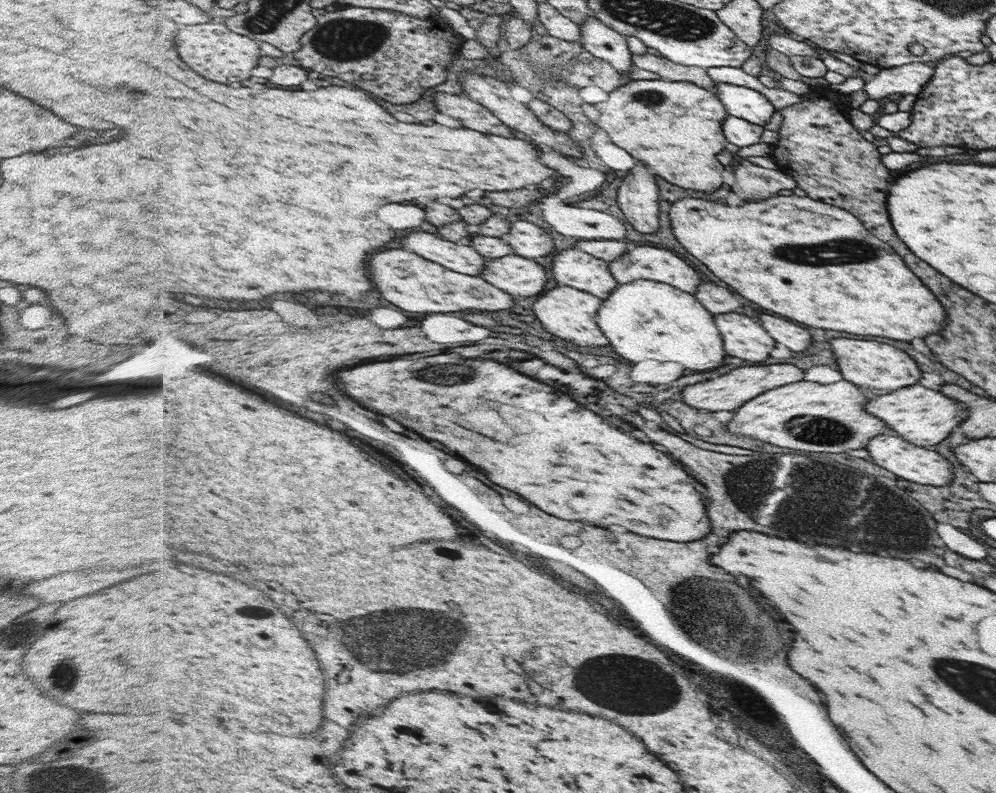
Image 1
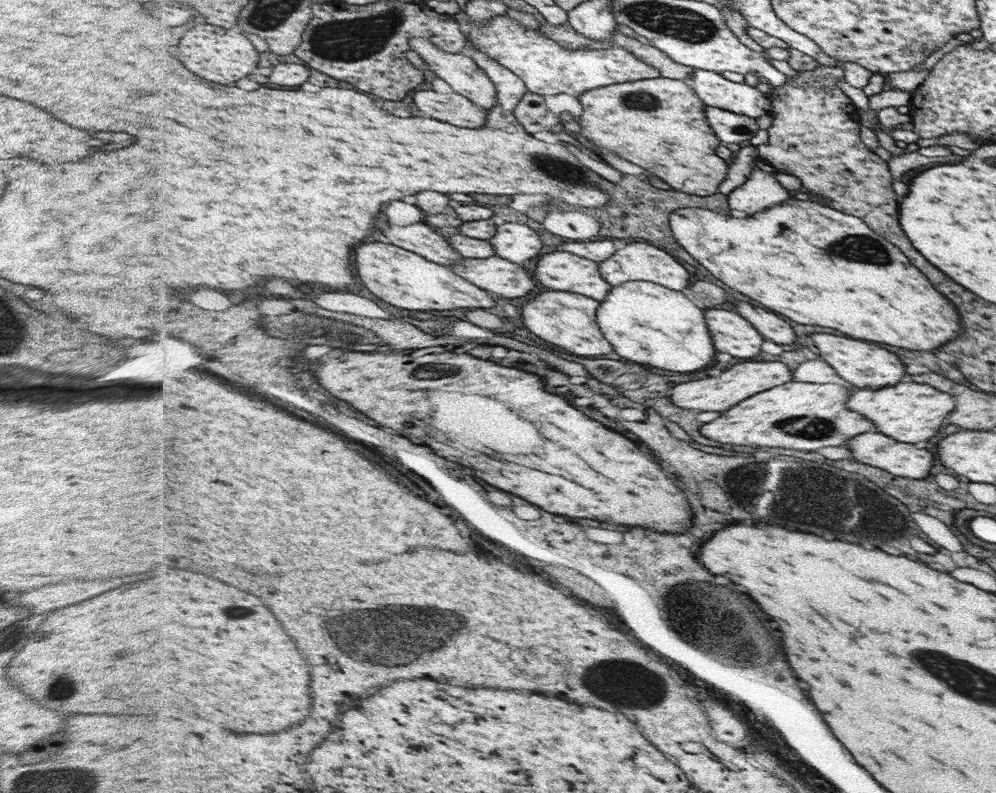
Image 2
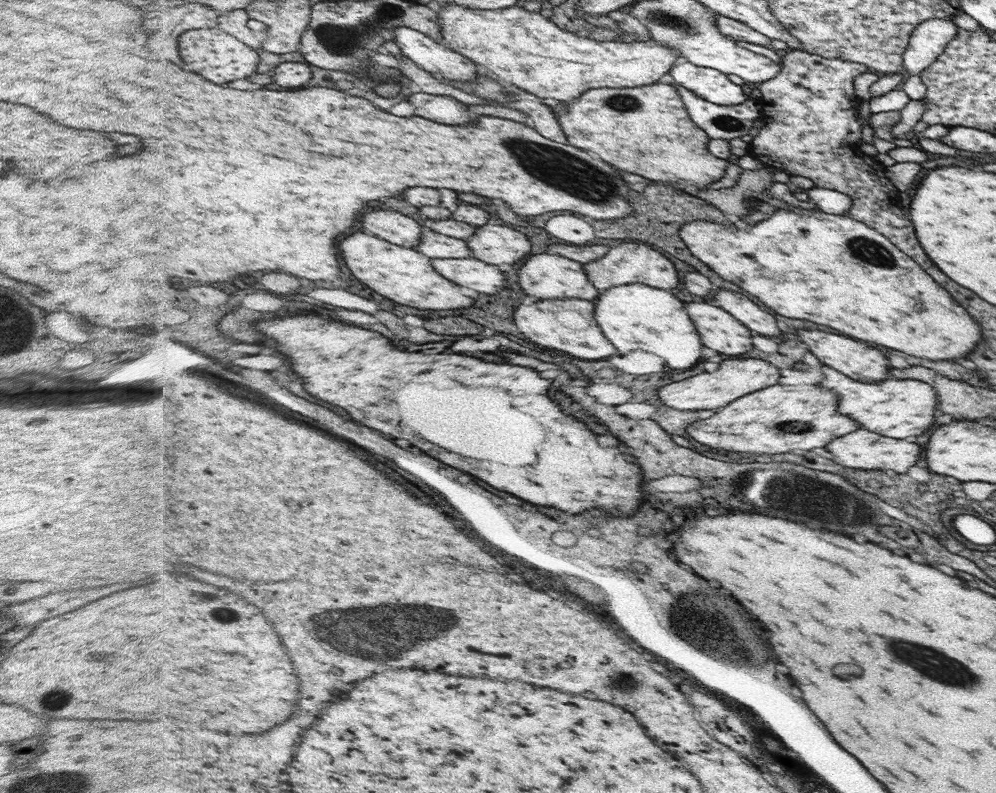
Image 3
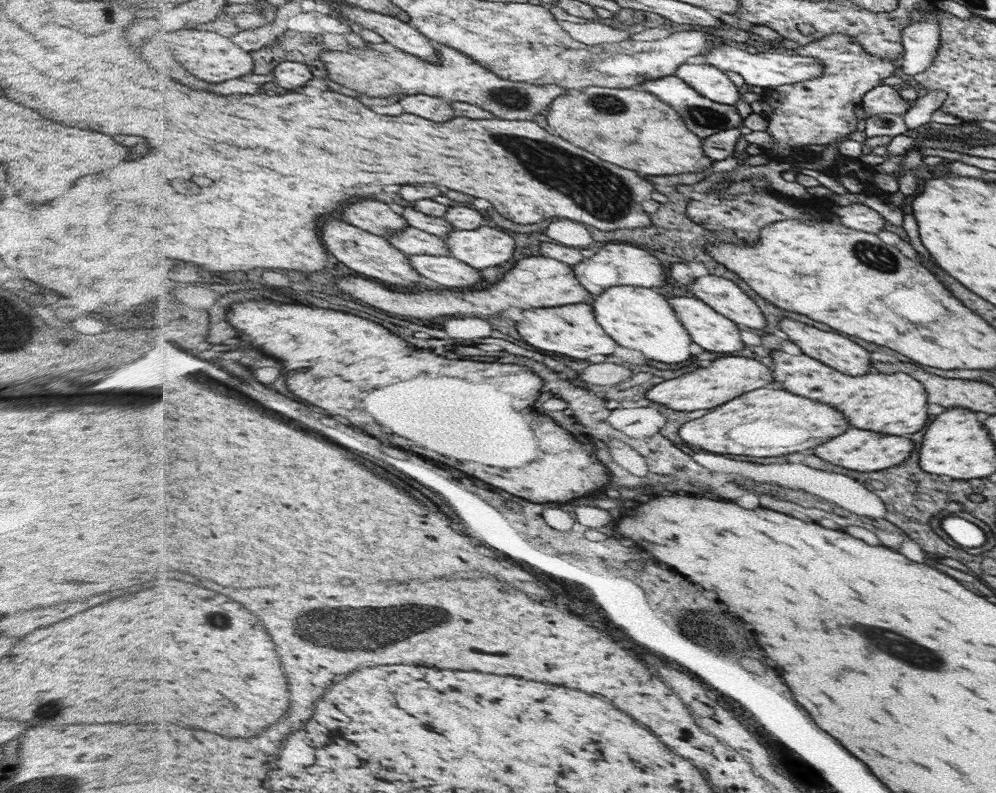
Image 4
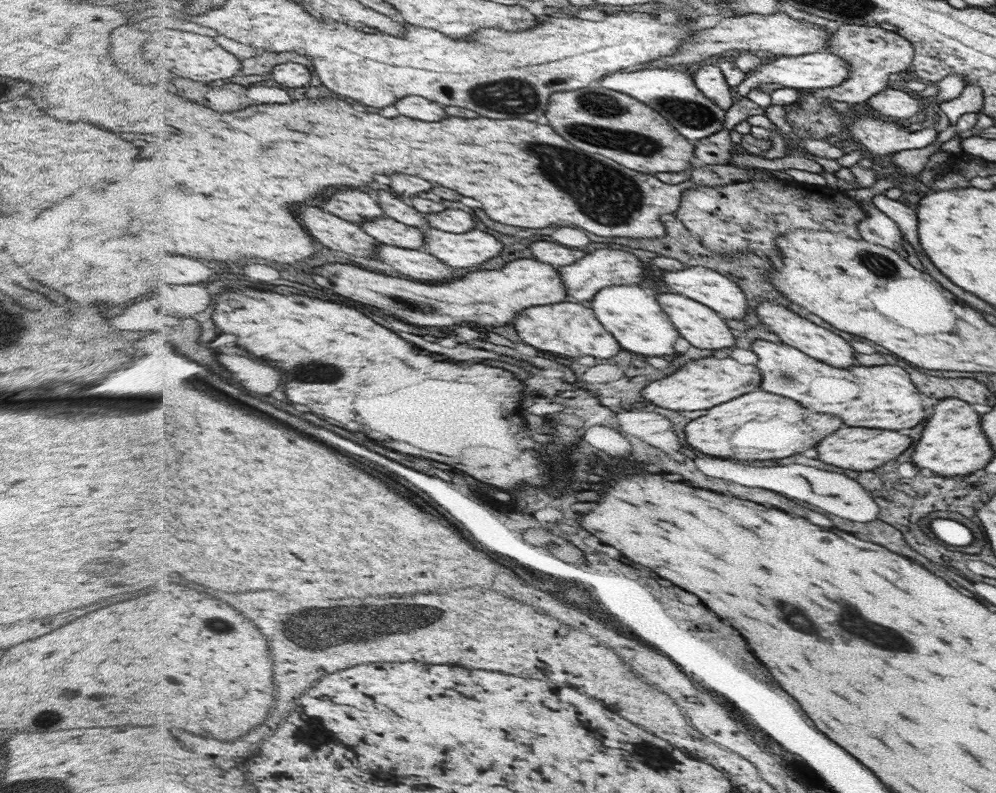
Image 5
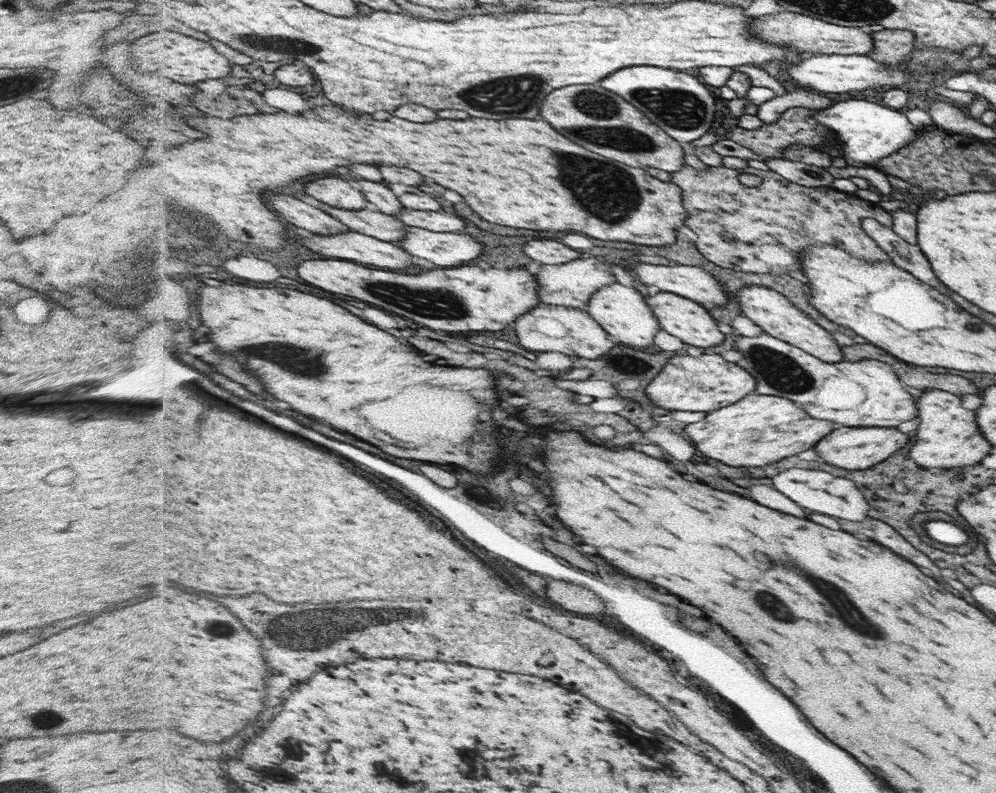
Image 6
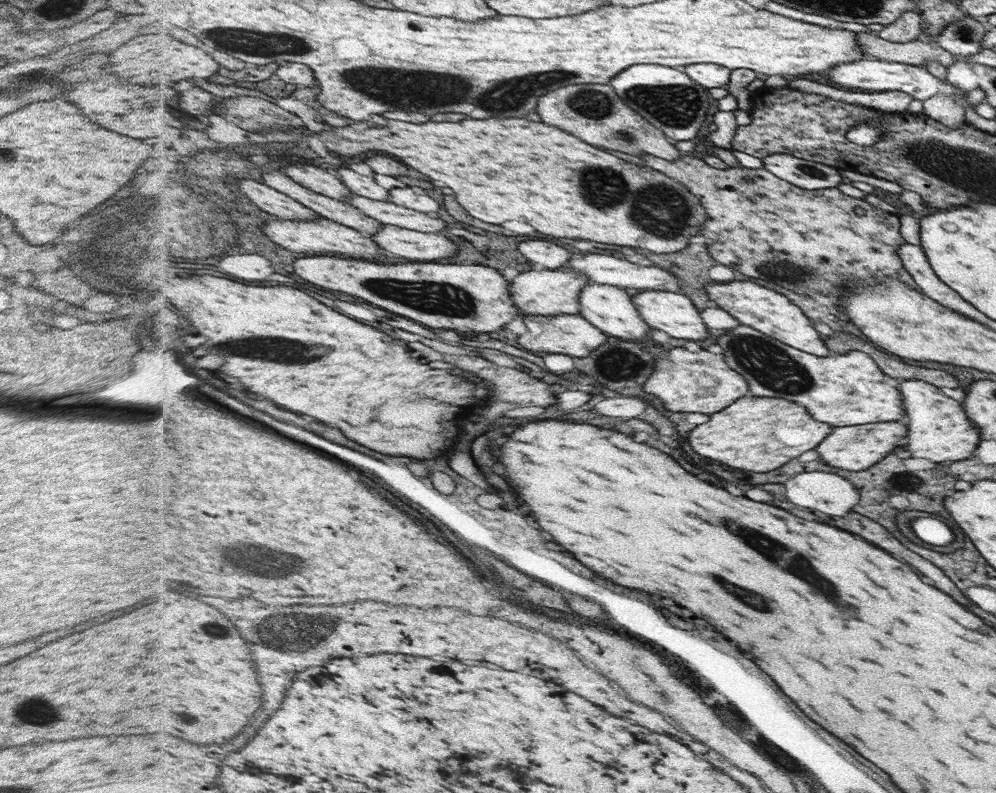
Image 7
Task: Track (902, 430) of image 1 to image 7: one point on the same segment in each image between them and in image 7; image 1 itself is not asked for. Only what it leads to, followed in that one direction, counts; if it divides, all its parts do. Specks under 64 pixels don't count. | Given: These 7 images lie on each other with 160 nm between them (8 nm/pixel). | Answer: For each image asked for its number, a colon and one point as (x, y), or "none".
2: (911, 412)
3: (898, 408)
4: (894, 404)
5: (884, 397)
6: (865, 392)
7: (845, 390)

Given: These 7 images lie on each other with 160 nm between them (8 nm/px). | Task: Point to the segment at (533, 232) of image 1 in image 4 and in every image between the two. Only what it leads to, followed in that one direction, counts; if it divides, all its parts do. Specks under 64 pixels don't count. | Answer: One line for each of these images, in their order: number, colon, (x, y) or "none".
2: (512, 241)
3: (494, 244)
4: (484, 247)

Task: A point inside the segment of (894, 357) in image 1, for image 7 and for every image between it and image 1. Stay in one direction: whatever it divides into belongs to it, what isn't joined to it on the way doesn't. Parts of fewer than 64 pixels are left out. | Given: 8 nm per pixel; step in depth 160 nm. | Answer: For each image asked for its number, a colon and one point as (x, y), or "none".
2: (863, 364)
3: (856, 359)
4: (839, 352)
5: (824, 345)
6: (770, 310)
7: (757, 307)

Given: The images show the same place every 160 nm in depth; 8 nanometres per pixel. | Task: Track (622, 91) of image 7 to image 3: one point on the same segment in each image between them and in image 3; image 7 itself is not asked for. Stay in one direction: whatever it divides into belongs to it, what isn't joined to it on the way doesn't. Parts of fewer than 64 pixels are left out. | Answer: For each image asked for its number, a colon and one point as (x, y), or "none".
3: (722, 122)
4: (706, 117)
5: (675, 95)
6: (676, 101)

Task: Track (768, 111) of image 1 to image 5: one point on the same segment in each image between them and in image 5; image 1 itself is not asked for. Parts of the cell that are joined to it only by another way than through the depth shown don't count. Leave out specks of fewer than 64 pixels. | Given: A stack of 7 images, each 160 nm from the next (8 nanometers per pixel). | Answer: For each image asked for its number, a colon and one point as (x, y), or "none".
2: (715, 90)
3: (711, 84)
4: (709, 81)
5: (710, 79)

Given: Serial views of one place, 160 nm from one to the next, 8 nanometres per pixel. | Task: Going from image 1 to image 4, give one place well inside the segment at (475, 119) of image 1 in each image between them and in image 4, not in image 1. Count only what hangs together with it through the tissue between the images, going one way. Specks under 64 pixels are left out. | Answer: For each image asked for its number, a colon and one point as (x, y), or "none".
2: (454, 108)
3: (447, 110)
4: (434, 108)

